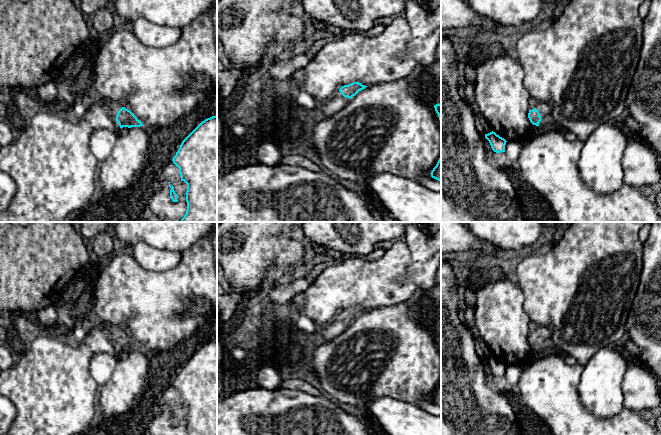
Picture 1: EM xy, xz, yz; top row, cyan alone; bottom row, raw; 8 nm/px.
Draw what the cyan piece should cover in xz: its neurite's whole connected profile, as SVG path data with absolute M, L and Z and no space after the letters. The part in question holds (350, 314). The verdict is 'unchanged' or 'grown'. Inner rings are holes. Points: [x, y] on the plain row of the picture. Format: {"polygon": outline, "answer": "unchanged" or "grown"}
{"polygon": "M359 306L344 309L330 323L321 326L319 332L325 342L330 342L343 333L353 320L366 311Z", "answer": "grown"}

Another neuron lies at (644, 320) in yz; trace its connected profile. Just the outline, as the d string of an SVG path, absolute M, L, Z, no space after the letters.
M650 222L648 239L643 244L643 267L640 284L628 315L627 333L640 350L640 355L630 358L647 367L658 380L661 392L661 222Z

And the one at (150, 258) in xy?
M137 243L130 253L138 264L148 271L165 272L175 268L181 261L182 253L158 249L146 243Z

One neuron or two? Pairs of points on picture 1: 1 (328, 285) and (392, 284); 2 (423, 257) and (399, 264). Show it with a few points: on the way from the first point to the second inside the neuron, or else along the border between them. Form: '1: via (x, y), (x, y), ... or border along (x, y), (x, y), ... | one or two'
1: via (344, 285), (376, 284) | one
2: border along (404, 238), (410, 253), (412, 281), (415, 284) | two

